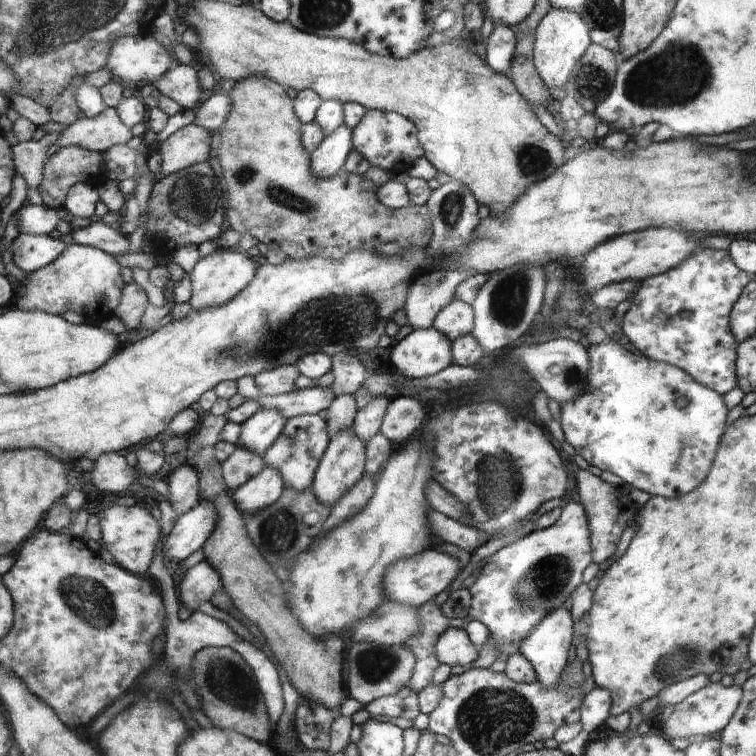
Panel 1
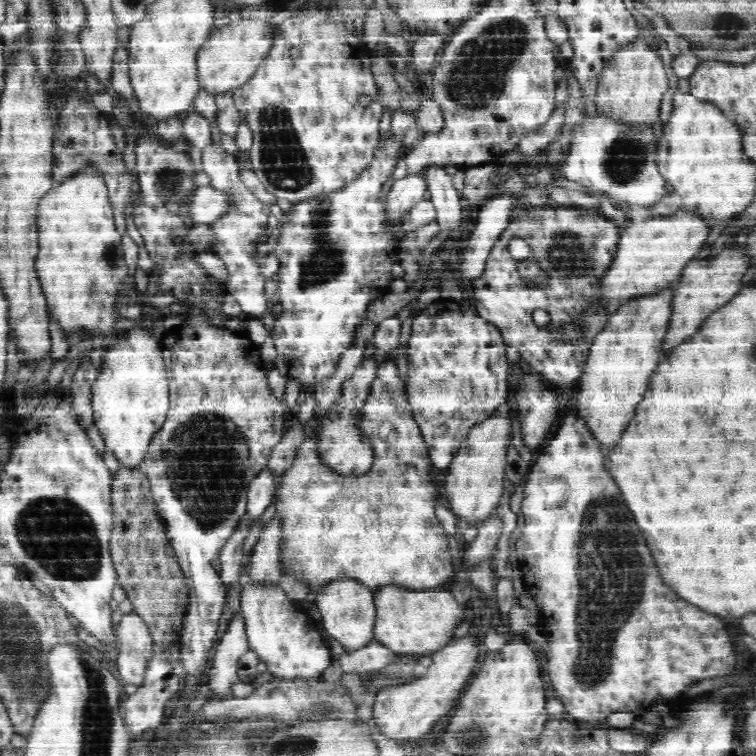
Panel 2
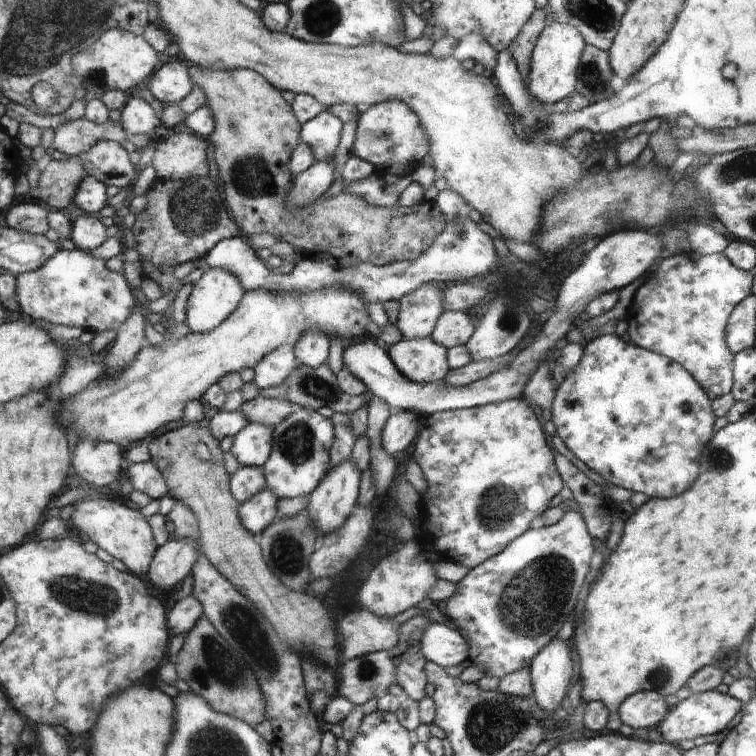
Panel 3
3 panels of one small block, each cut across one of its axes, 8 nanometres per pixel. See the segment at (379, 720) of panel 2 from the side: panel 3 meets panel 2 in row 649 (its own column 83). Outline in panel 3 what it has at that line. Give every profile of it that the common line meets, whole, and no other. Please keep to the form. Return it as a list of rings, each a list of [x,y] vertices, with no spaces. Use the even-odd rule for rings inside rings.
[[[83,440],[73,453],[73,466],[91,486],[104,488],[112,484],[122,469],[124,450],[102,440]]]

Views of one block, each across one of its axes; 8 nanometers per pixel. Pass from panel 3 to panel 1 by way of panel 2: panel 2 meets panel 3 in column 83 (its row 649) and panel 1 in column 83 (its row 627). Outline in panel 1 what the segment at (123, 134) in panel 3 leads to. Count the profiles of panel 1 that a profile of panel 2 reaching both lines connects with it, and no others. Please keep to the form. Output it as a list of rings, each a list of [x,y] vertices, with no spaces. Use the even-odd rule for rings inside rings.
[[[106,107],[101,115],[85,115],[69,125],[57,143],[63,146],[81,146],[88,150],[106,152],[117,145],[126,145],[133,137],[132,130],[121,119],[115,108]]]

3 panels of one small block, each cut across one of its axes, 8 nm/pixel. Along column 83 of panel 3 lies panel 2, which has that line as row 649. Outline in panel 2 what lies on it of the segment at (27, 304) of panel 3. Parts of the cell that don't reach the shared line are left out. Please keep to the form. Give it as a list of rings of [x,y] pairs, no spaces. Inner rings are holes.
[[[251,583],[242,589],[241,612],[249,650],[278,678],[317,678],[331,665],[329,647],[315,631],[314,620],[290,600],[279,586],[260,588]]]

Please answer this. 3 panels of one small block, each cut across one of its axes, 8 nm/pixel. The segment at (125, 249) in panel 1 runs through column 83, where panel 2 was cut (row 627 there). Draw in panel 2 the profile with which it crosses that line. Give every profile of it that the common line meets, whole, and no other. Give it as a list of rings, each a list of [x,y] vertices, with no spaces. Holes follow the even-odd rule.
[[[240,614],[235,615],[216,646],[212,667],[208,671],[208,698],[227,699],[234,696],[234,686],[242,682],[238,676],[237,660],[249,650],[245,622]]]

